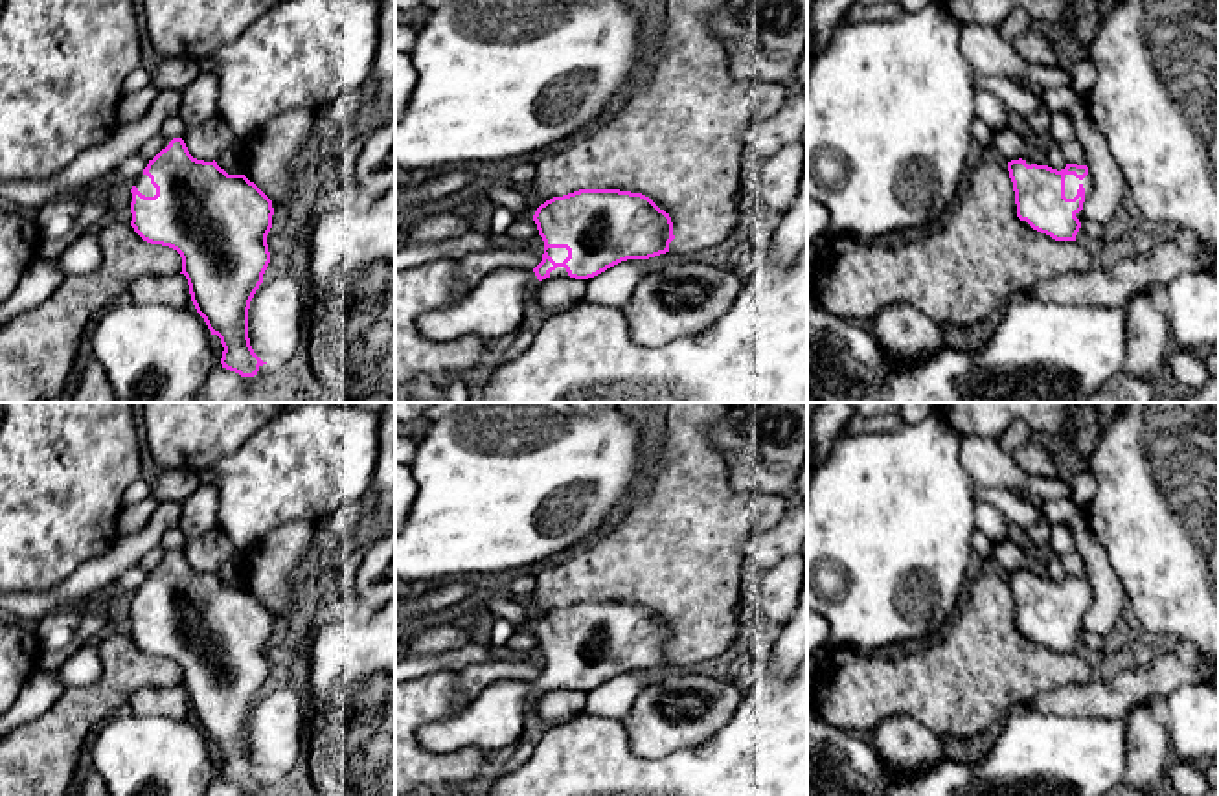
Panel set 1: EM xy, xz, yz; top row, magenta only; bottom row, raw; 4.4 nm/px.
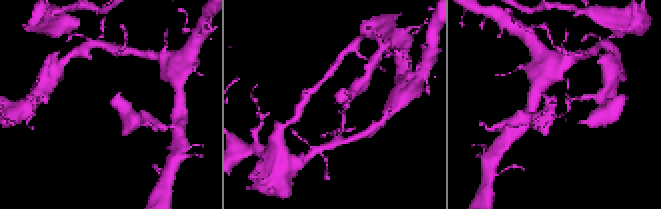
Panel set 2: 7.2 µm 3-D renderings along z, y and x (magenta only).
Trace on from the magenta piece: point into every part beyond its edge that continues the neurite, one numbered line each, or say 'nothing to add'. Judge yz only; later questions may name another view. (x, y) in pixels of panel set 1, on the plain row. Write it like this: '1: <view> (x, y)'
1: yz (1070, 594)

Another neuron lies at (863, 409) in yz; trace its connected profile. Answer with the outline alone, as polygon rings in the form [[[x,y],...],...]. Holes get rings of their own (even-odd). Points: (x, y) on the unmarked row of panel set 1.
[[[851,403],[859,415],[888,415],[897,414],[903,403]]]

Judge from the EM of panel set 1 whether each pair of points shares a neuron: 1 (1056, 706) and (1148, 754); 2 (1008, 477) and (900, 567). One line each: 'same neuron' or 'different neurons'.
1: different neurons
2: different neurons

